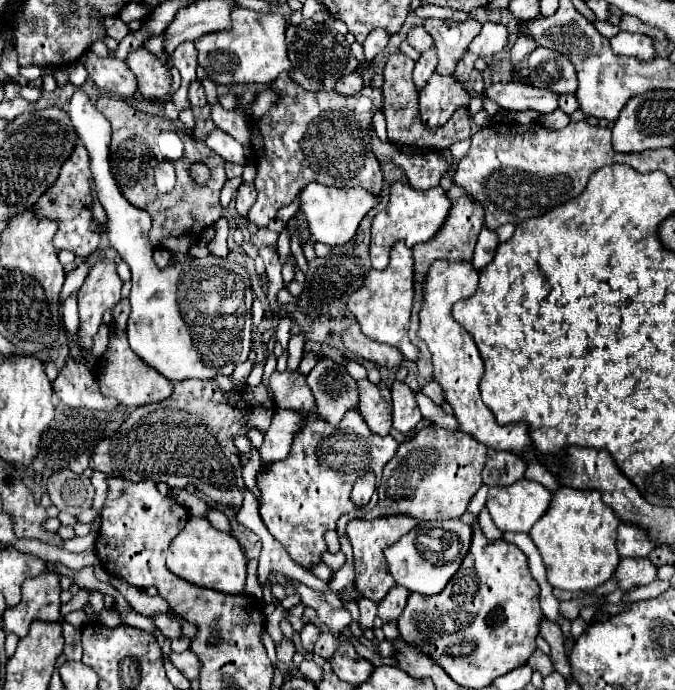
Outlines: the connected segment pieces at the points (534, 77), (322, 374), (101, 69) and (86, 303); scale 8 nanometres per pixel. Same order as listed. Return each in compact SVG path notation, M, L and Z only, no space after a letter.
M535 48L529 54L529 78L533 86L551 88L559 94L573 94L577 90L575 66L557 50Z
M319 360L307 374L317 414L329 424L339 424L347 410L359 410L359 388L347 370L333 360Z
M83 54L81 62L87 68L91 80L97 84L97 88L119 96L131 96L137 90L135 74L127 68L123 60L117 60L113 54L107 58L101 58L97 54Z
M97 262L81 290L79 296L79 346L87 352L93 346L93 336L101 326L105 310L111 310L121 300L121 278L117 276L113 262Z

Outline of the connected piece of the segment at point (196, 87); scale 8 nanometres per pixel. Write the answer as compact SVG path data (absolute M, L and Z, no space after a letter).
M193 80L189 84L189 100L193 106L205 106L207 100L205 100L205 92L203 92L203 86L199 80Z

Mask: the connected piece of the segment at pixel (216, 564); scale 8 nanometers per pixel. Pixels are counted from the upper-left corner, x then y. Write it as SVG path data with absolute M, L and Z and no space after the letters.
M189 518L185 528L173 538L167 550L167 568L175 576L203 588L221 590L225 594L245 592L247 558L239 542L231 534L215 530L207 518Z

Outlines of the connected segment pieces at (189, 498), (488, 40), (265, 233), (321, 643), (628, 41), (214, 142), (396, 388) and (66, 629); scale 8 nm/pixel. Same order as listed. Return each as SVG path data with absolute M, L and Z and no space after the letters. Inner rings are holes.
M174 489L171 491L170 495L175 498L177 502L183 504L192 516L205 516L211 509L203 500L198 499L197 495L190 494L185 489Z
M485 22L483 30L479 32L479 36L475 36L475 40L469 46L469 52L487 58L487 56L495 56L499 52L505 50L509 42L509 32L503 24L493 24L493 22Z
M259 228L259 232L251 236L251 242L257 248L261 248L261 246L273 246L273 248L277 248L277 232L271 232L267 228Z
M323 632L321 636L319 636L319 640L315 642L315 648L313 648L313 652L317 654L317 656L321 656L321 658L331 658L333 654L335 654L335 650L339 648L339 636L337 634L333 634L333 632Z
M619 32L611 38L611 48L615 54L623 56L635 56L637 60L649 62L655 58L655 46L653 40L645 34L631 34L631 32Z
M215 128L215 130L207 136L205 144L207 144L215 154L219 154L225 162L239 164L239 166L245 166L245 164L247 164L247 156L245 156L245 152L243 152L243 146L241 146L237 140L233 140L229 134L225 134L223 130L219 130L219 128Z
M395 382L391 388L391 396L393 396L393 428L399 432L413 430L421 420L421 412L415 404L413 390L403 382Z
M63 621L64 648L62 654L67 661L81 661L83 648L81 643L81 631ZM66 652L66 653L65 653Z

